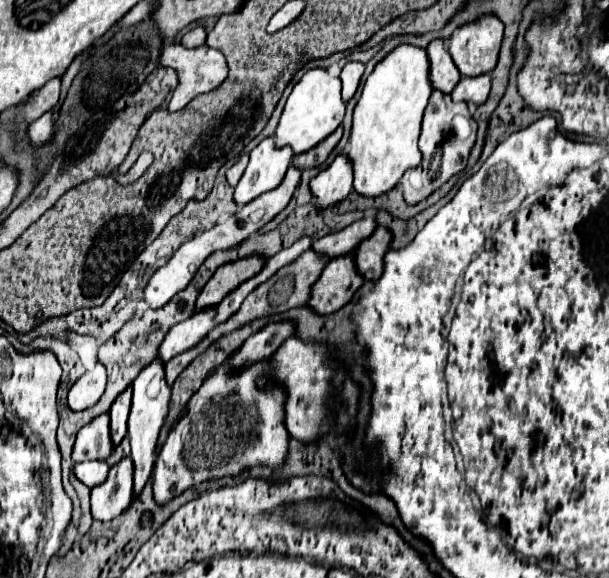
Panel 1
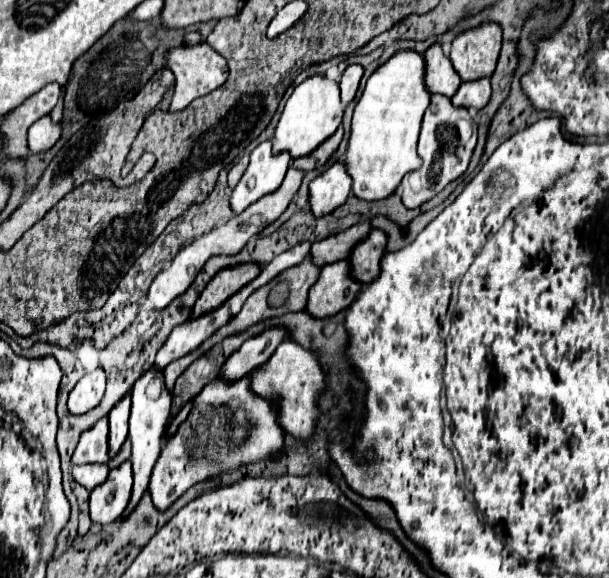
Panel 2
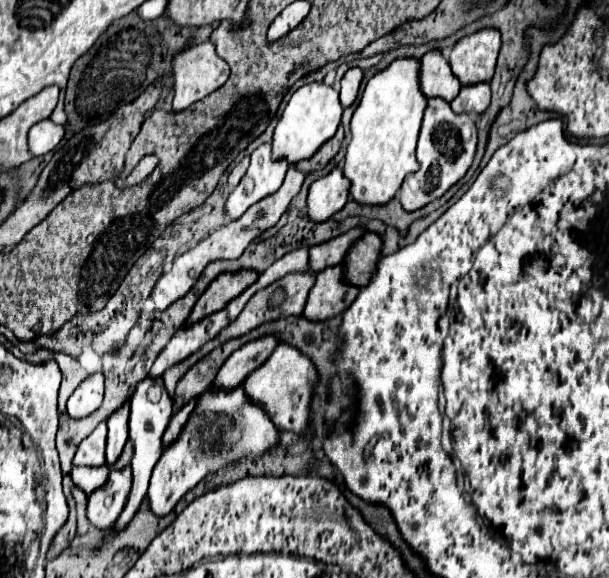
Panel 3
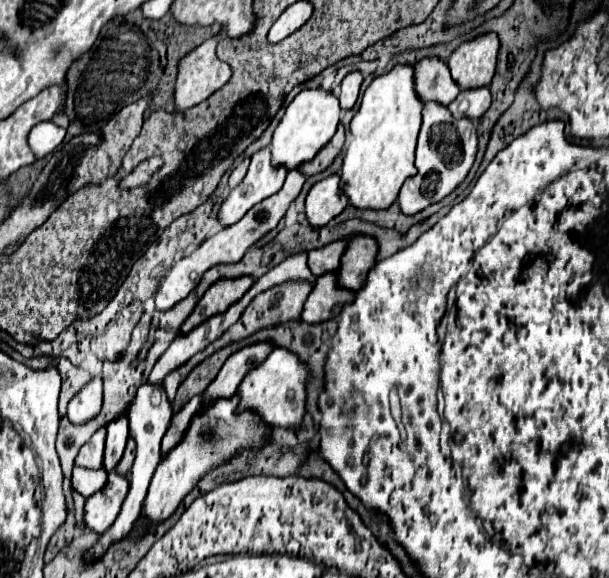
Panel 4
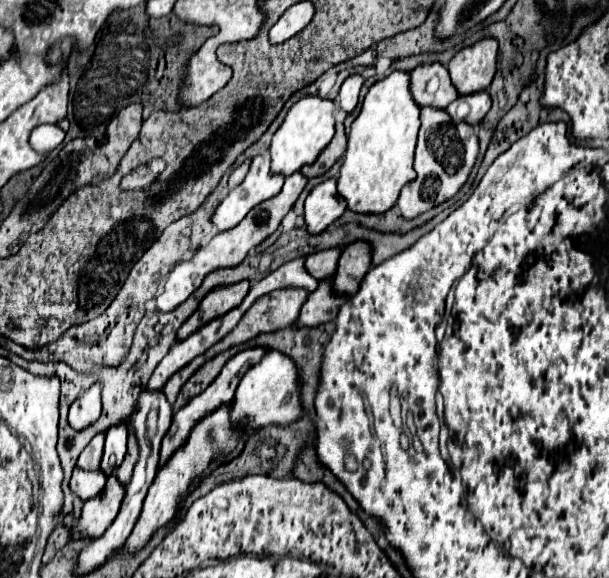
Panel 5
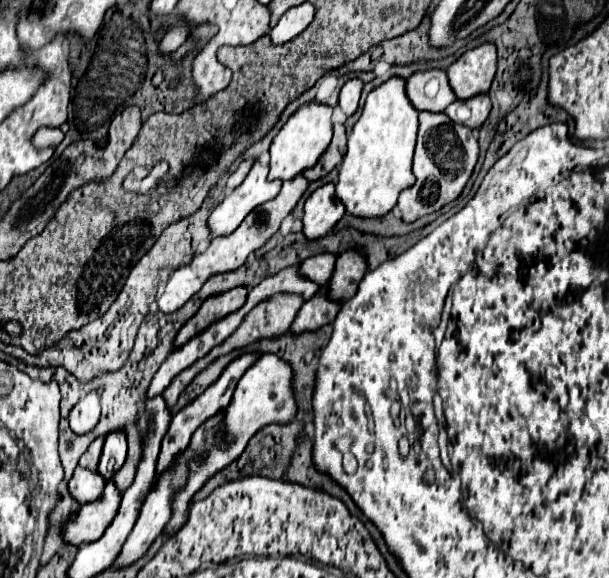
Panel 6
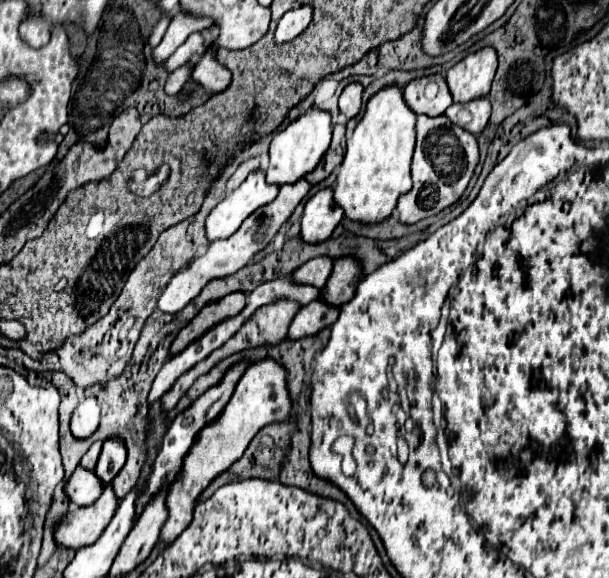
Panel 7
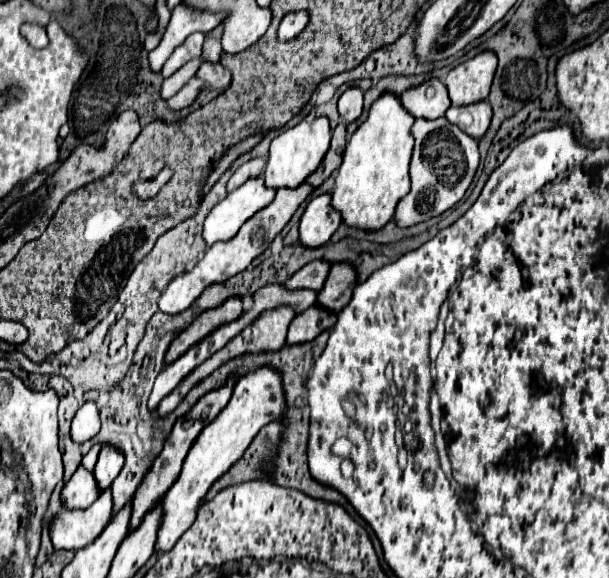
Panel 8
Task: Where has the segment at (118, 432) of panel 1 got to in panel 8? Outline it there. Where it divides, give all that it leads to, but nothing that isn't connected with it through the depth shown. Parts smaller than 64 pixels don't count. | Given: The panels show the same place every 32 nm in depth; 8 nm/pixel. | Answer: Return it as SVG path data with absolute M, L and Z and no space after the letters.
M104 446L100 450L100 456L98 456L98 464L94 468L94 476L96 476L96 484L98 484L98 490L104 492L110 488L112 480L120 474L122 470L122 464L124 464L124 456L120 454L120 450L114 450L110 446Z

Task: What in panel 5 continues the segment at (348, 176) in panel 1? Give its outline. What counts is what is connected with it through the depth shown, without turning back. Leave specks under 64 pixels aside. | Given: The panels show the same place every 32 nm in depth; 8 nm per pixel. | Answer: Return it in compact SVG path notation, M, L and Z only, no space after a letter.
M336 180L318 184L304 204L304 220L308 234L322 234L346 210L344 200L336 192Z

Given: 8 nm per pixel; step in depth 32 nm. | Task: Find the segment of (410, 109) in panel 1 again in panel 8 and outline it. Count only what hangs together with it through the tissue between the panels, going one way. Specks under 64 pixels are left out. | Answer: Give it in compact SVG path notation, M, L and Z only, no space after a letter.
M382 94L370 108L368 120L348 140L332 190L332 208L340 212L348 228L366 232L384 228L392 220L396 204L410 192L408 164L414 146L410 136L412 124L414 118L402 108L400 100L394 94Z

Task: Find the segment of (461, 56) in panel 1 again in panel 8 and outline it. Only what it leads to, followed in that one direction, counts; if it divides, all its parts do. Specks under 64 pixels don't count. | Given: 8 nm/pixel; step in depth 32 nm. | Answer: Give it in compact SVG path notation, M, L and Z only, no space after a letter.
M482 52L476 58L456 66L444 82L452 106L466 106L486 100L494 72L496 56L492 52Z

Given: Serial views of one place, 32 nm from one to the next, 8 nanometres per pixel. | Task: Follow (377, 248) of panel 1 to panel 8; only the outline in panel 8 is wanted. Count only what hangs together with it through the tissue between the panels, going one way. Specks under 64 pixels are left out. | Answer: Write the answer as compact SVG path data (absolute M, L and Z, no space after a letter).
M332 264L326 284L318 292L316 304L320 304L320 308L326 308L332 314L338 314L344 304L348 304L356 282L356 270L350 264Z

